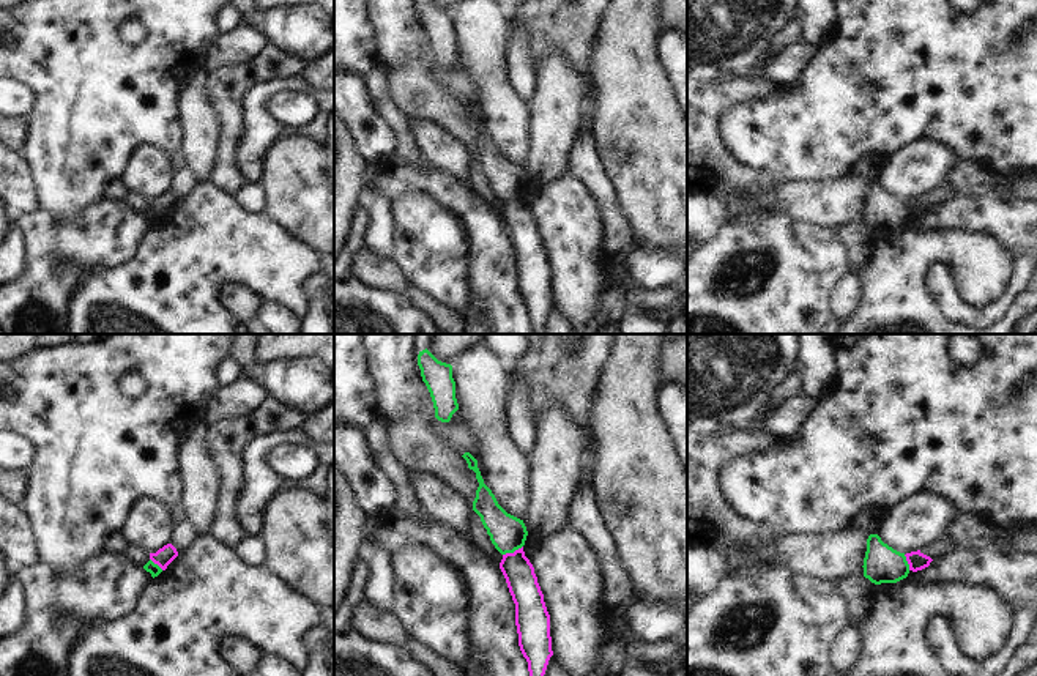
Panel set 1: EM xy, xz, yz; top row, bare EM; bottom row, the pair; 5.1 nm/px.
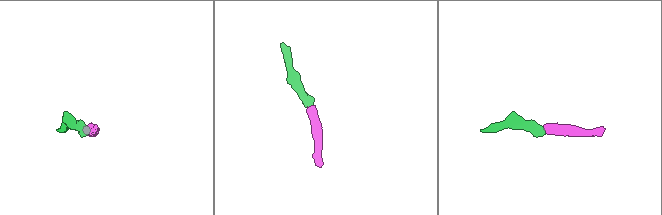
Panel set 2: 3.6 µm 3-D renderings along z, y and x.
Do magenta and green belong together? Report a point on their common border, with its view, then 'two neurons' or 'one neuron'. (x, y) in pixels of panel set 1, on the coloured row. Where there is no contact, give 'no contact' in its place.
contact xz (514, 552); two neurons

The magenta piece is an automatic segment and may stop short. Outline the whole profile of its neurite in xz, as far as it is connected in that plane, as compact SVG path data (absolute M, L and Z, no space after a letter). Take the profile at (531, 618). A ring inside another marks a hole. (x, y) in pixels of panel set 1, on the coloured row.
M522 547L503 555L500 569L515 604L518 646L528 662L530 676L544 676L553 651L550 615L534 567Z

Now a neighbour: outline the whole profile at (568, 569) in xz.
M571 526L533 537L525 542L523 552L534 567L550 615L553 657L569 676L591 676L600 644L619 629L619 618L604 604L600 558L586 537Z

